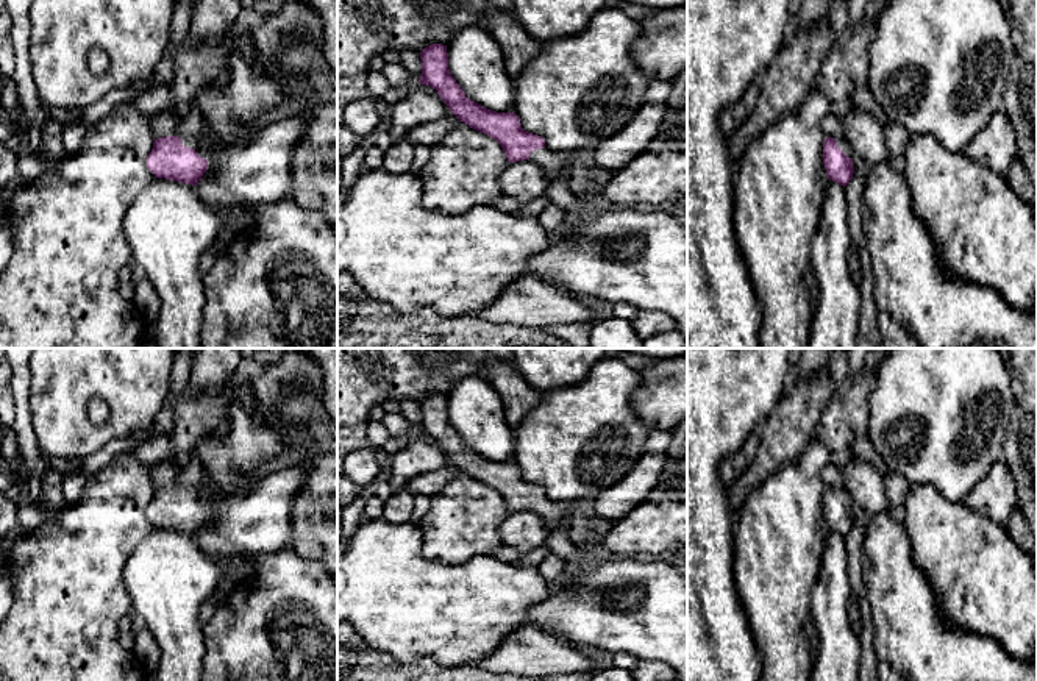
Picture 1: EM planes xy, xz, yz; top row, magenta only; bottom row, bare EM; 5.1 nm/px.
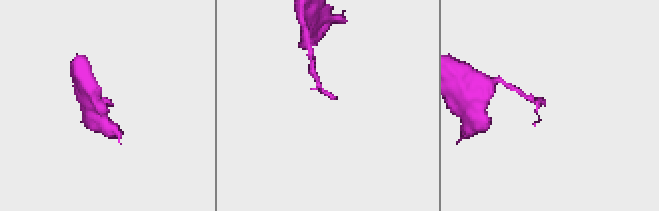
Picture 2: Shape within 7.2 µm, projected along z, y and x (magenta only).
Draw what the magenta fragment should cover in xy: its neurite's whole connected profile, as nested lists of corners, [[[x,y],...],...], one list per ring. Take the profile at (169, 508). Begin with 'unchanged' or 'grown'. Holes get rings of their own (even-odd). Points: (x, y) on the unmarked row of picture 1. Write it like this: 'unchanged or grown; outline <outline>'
grown; outline [[[198,487],[155,489],[147,517],[156,528],[197,536],[208,519],[208,511],[198,505],[198,497]]]

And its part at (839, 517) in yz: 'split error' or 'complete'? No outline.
split error

